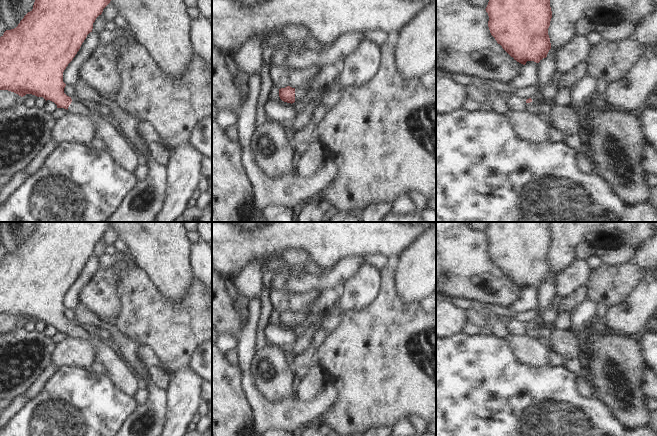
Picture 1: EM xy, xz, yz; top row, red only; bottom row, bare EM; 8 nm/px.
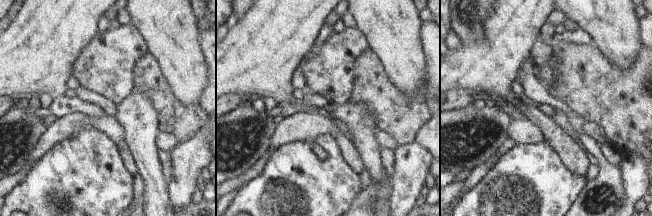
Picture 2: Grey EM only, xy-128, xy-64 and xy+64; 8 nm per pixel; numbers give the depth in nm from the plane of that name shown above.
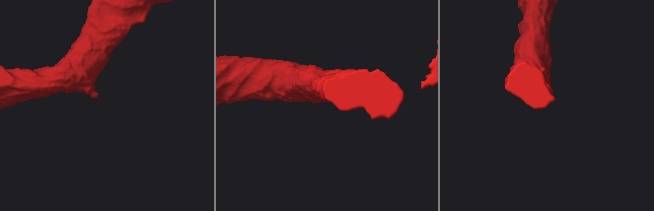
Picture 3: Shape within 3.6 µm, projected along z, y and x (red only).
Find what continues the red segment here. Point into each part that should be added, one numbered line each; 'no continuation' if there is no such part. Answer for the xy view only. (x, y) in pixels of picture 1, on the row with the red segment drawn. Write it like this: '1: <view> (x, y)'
1: xy (121, 150)

